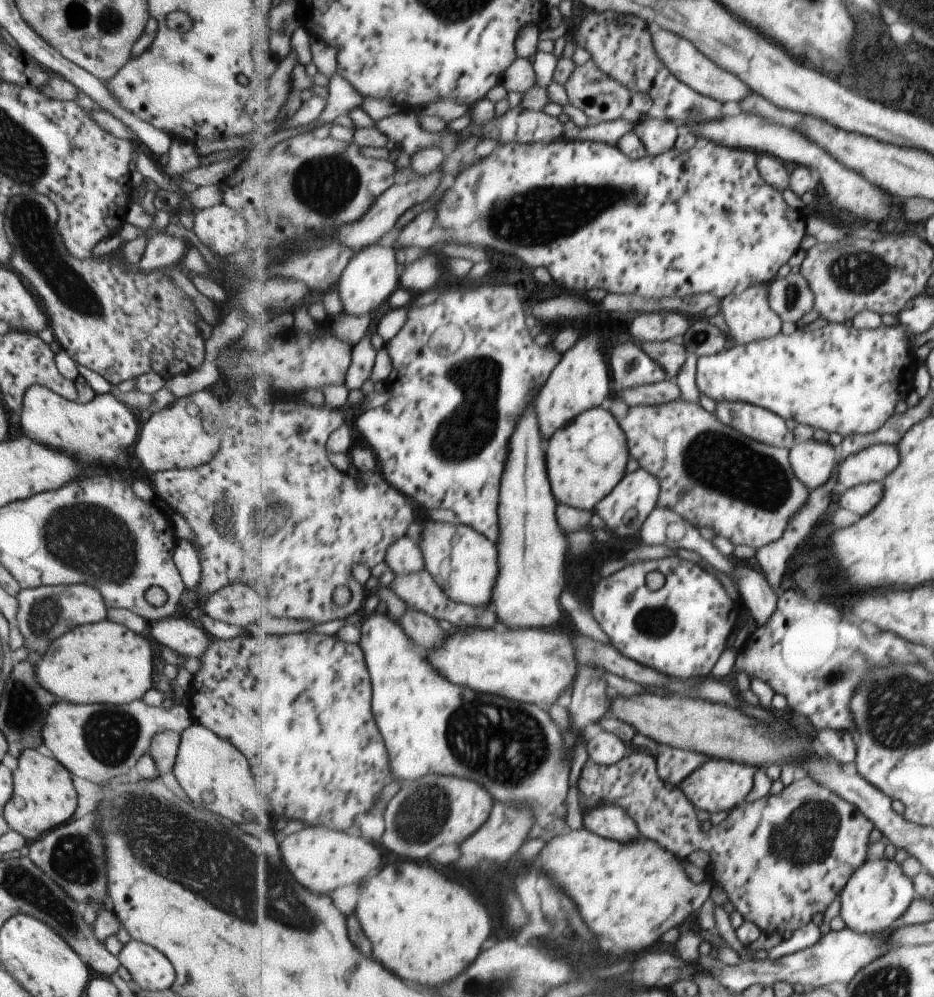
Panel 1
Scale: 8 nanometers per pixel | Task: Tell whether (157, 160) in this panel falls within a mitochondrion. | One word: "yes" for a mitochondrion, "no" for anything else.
no

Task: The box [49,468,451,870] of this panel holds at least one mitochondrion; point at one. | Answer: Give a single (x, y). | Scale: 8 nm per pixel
(110, 735)

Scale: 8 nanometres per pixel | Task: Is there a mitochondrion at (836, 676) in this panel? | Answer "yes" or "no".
yes

